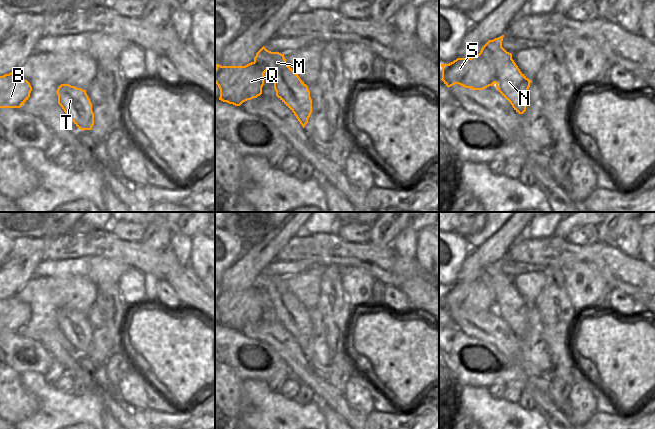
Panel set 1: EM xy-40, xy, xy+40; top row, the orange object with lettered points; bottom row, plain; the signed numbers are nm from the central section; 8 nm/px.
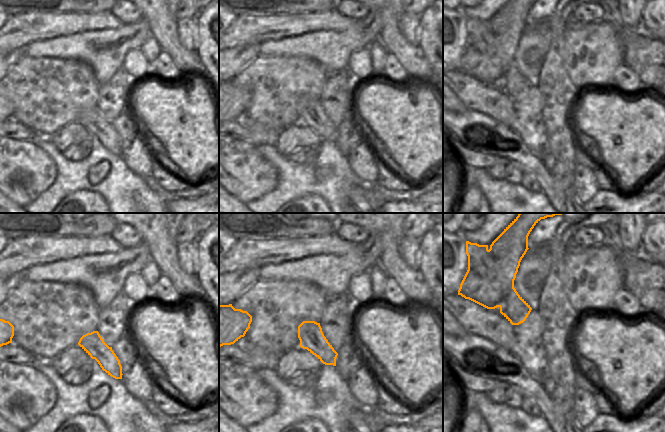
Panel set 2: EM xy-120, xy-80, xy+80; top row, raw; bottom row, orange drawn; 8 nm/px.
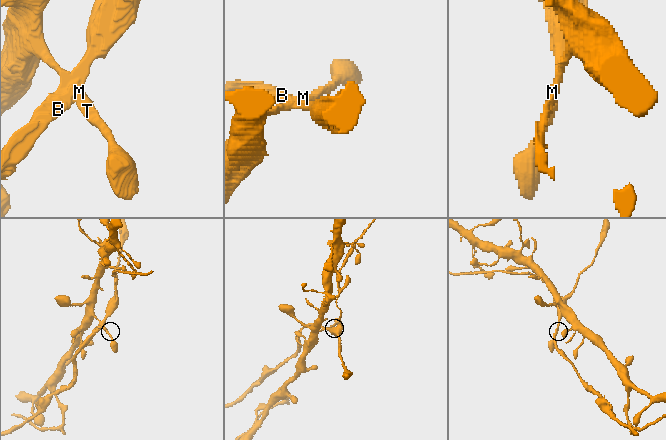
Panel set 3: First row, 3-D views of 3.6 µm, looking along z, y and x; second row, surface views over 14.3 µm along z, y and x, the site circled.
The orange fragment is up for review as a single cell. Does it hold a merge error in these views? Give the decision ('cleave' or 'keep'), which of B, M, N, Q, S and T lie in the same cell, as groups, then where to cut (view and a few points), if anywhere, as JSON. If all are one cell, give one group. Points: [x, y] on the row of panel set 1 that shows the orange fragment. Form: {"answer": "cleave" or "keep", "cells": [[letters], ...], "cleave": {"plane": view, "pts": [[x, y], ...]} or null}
{"answer": "cleave", "cells": [["B", "Q", "S"], ["M", "N", "T"]], "cleave": {"plane": "xy+40", "pts": [[487, 42], [484, 48], [484, 56], [495, 61], [495, 82]]}}

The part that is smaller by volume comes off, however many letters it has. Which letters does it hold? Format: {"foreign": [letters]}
{"foreign": ["B", "Q", "S"]}

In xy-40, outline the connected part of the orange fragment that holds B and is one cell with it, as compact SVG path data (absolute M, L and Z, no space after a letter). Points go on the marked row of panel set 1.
M14 72L0 76L0 108L20 108L31 91L30 83Z

